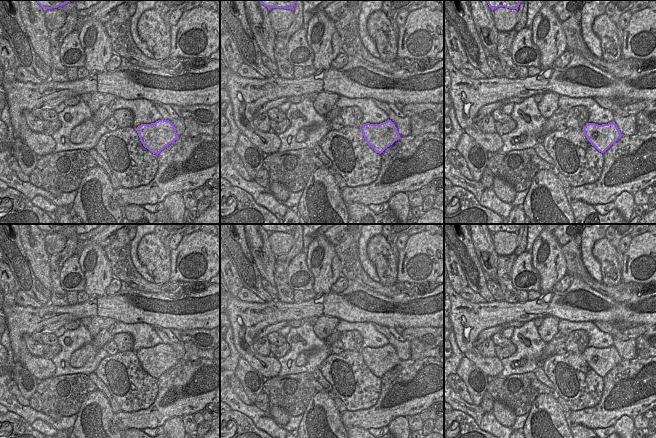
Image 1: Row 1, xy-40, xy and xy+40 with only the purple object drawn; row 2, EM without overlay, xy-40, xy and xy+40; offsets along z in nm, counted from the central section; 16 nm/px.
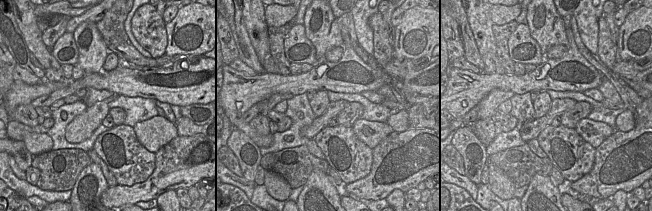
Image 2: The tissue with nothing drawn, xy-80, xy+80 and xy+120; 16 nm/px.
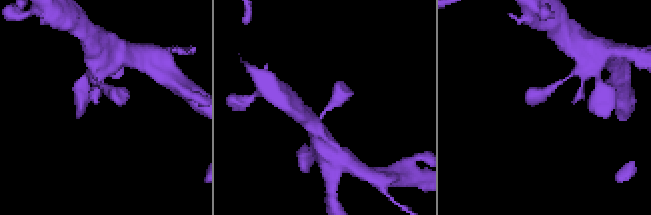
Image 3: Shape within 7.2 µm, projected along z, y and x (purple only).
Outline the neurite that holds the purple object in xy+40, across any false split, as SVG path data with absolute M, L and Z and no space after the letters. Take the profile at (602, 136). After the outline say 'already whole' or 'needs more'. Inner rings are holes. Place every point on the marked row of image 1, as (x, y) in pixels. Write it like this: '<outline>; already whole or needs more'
M614 121L602 125L586 123L582 130L591 145L601 153L622 136Z; already whole

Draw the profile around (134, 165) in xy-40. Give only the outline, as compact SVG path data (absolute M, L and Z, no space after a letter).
M133 127L105 133L95 146L124 188L149 184L158 169L158 155L143 146Z

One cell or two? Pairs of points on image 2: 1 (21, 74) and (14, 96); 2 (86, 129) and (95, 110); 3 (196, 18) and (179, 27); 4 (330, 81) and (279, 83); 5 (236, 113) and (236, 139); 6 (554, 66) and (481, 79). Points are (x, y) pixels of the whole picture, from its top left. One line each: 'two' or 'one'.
1: two
2: one
3: one
4: one
5: two
6: one

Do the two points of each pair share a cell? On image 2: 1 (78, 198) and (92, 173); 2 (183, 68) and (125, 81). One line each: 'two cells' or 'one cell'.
1: one cell
2: one cell

